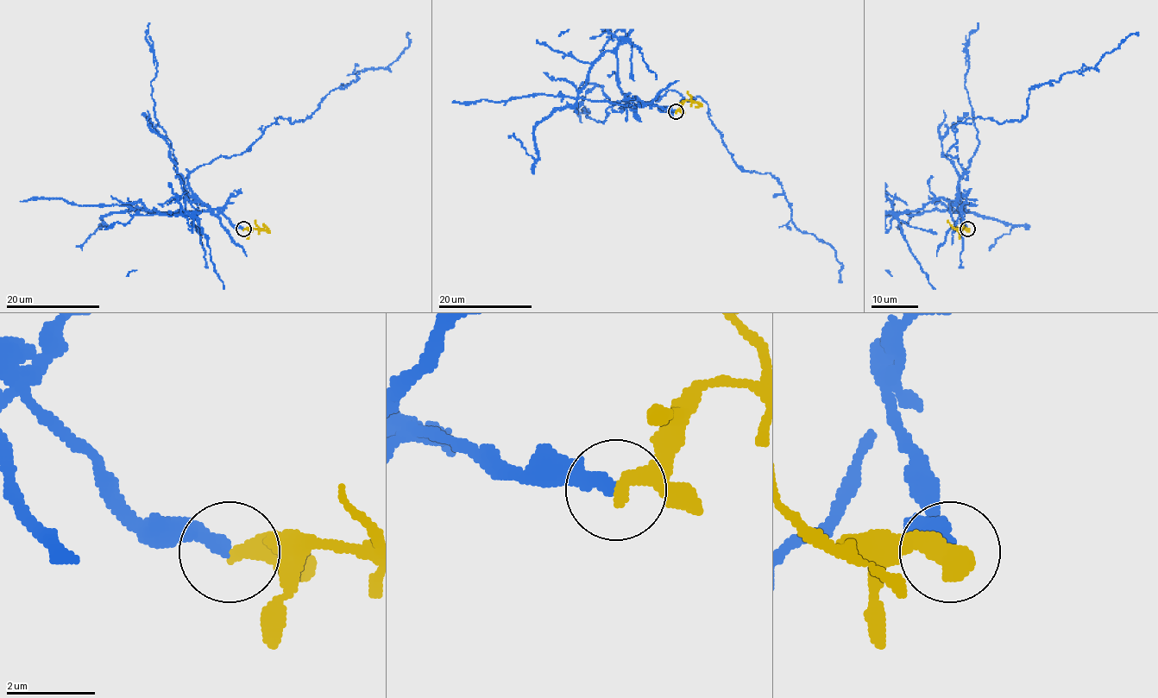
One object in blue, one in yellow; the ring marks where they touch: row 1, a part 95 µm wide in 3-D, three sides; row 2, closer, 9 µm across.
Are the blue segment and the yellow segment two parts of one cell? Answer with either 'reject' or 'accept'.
reject

